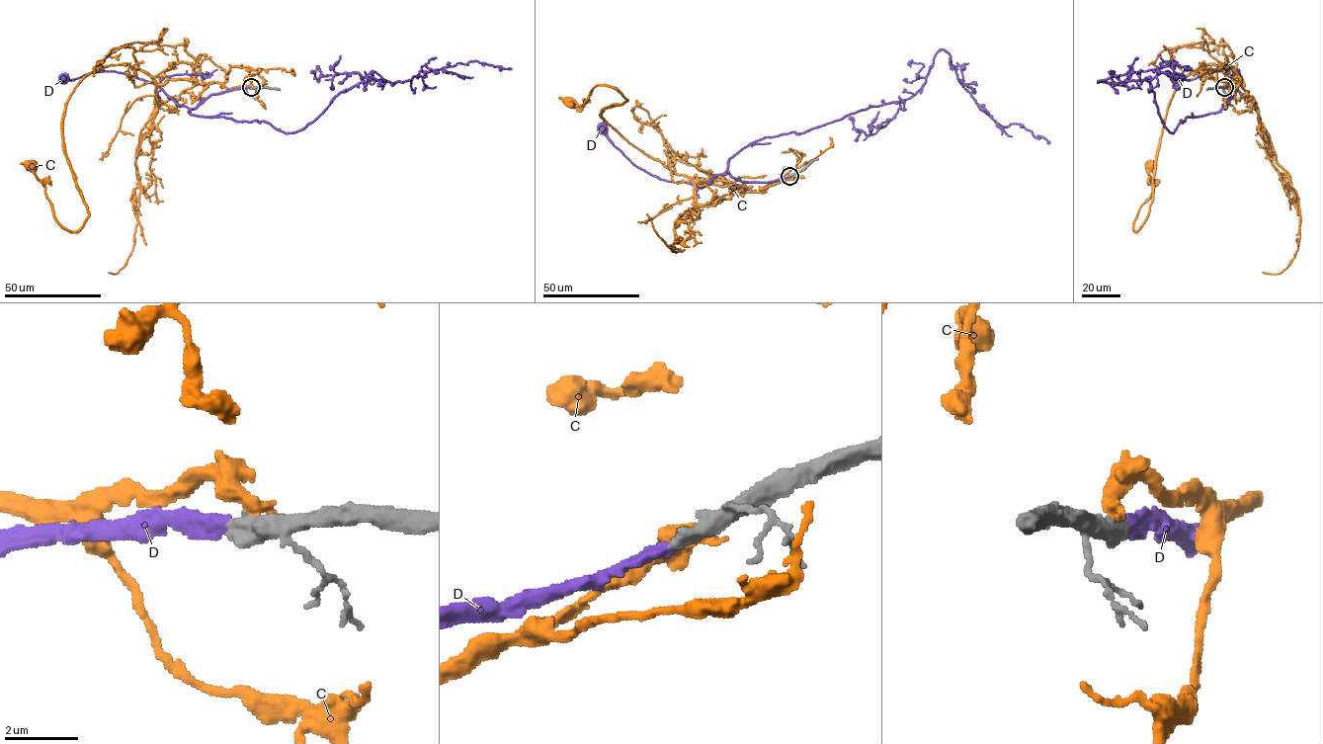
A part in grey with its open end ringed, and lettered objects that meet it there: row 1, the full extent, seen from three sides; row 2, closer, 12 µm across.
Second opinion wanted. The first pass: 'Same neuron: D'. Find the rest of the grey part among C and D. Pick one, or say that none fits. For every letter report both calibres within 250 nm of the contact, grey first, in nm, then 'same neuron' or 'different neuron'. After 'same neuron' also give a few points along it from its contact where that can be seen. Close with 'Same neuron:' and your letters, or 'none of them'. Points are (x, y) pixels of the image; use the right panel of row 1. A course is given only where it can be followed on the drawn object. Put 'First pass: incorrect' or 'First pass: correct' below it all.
C: 650 nm thick on the grey side, 440 nm on the other; different neuron
D: 500 nm thick on the grey side, 360 nm on the other; same neuron; it runs (1224, 87), (1230, 90), (1230, 100), (1222, 109), (1236, 89), (1228, 74), (1218, 71), (1177, 79)
Same neuron: D
First pass: correct

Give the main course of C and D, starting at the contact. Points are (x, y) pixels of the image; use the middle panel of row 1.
C: (790, 176), (758, 192), (696, 184), (603, 119), (627, 100), (611, 86), (569, 105)
D: (789, 176), (770, 182), (742, 182), (726, 174), (715, 175), (701, 188), (668, 181), (637, 167), (602, 128)

